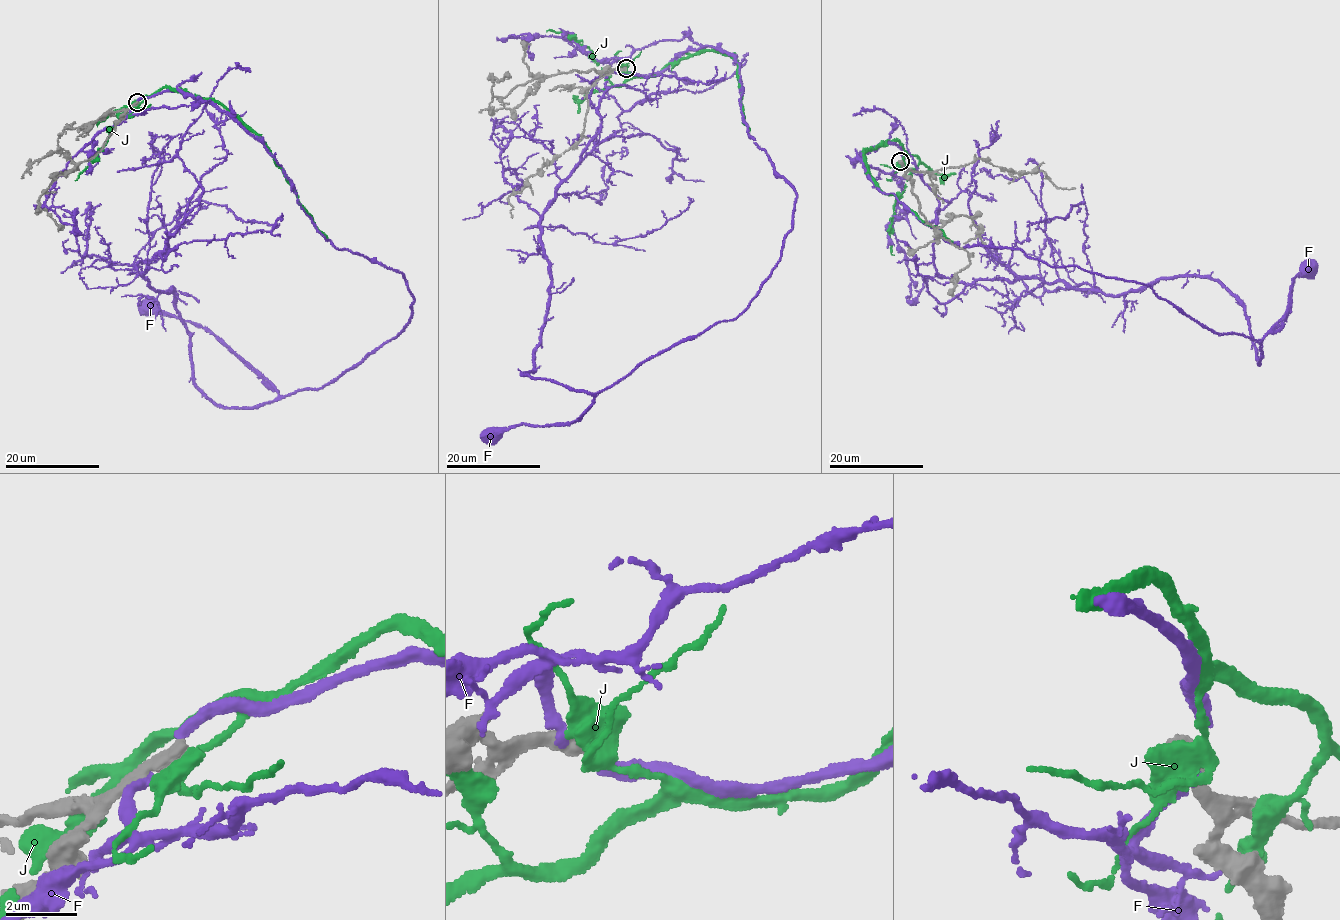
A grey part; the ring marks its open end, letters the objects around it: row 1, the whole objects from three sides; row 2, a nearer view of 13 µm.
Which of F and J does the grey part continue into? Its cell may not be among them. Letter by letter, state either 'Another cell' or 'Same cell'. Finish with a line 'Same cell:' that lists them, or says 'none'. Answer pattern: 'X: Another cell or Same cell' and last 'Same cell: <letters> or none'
F: Another cell
J: Another cell
Same cell: none

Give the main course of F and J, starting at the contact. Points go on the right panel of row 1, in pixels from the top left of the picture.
F: (902, 165), (855, 160), (960, 249), (1142, 284), (1208, 329), (1258, 340), (1308, 272)
J: (901, 163), (903, 149), (895, 140), (864, 150), (876, 185), (952, 242)

